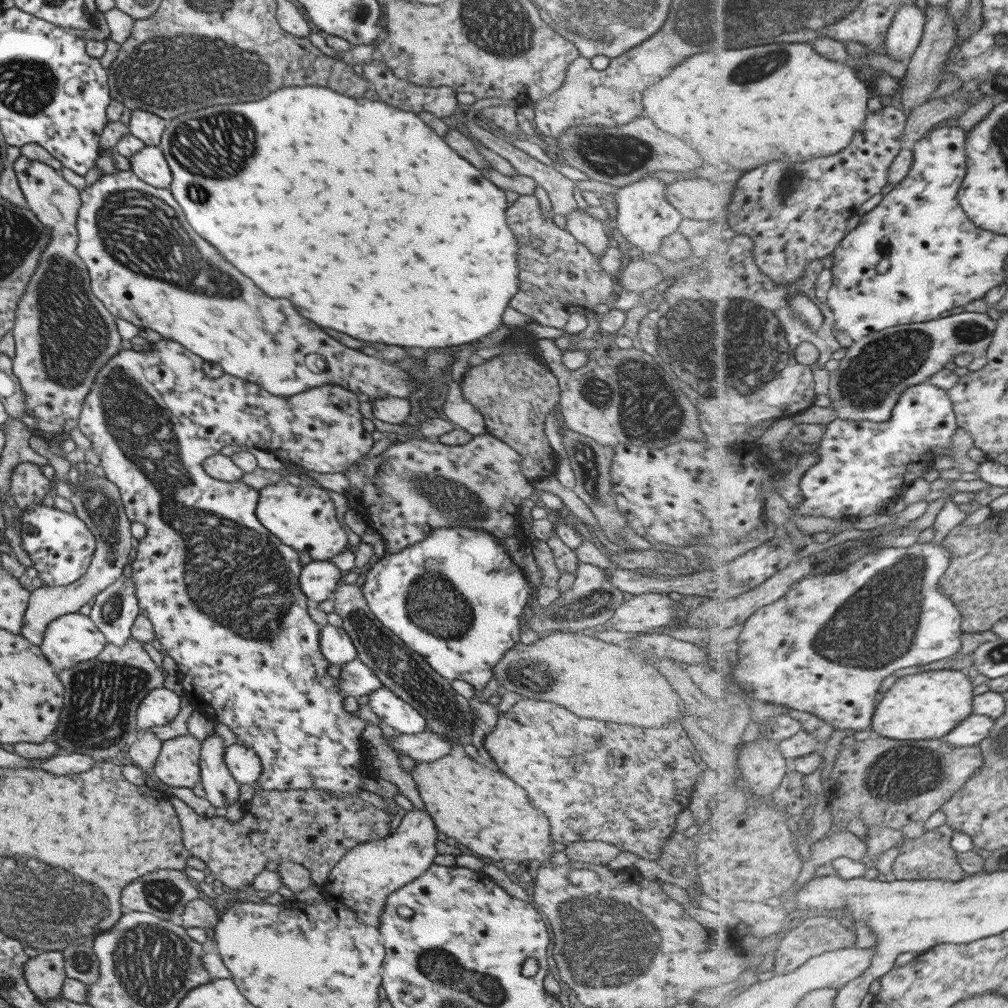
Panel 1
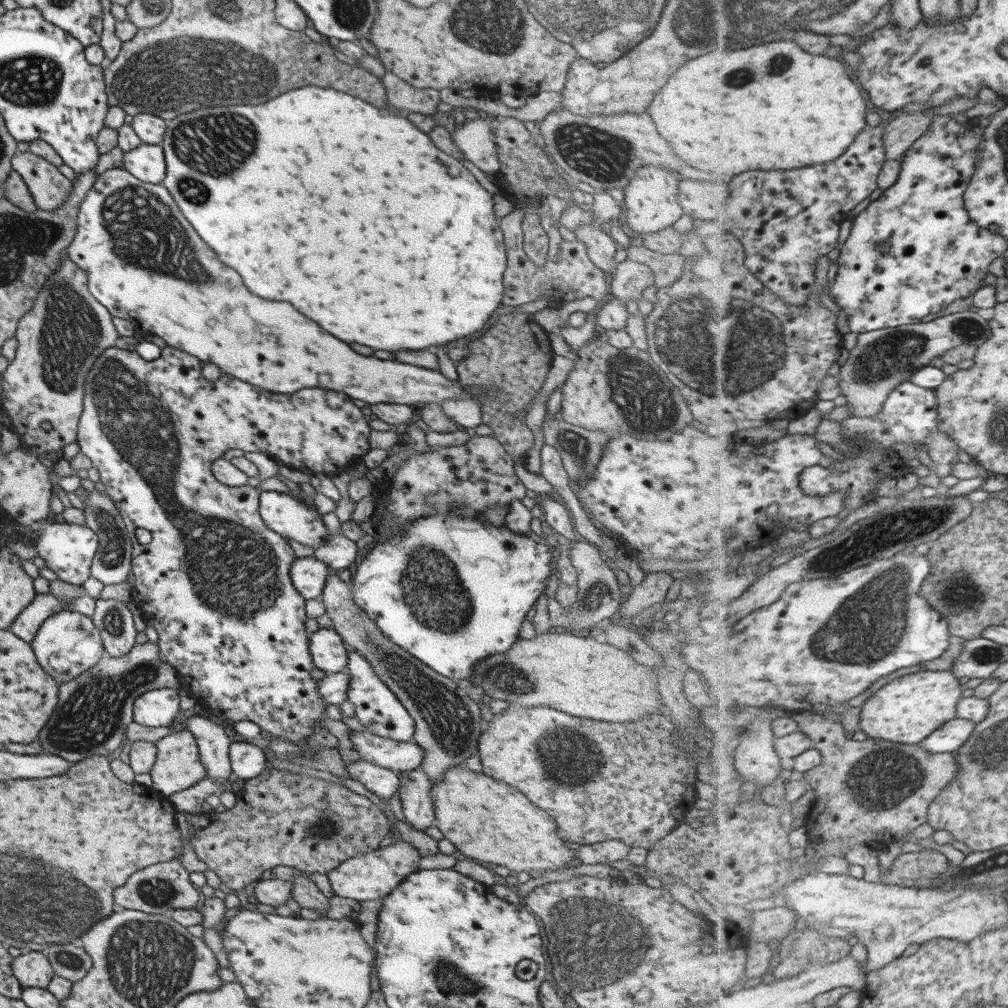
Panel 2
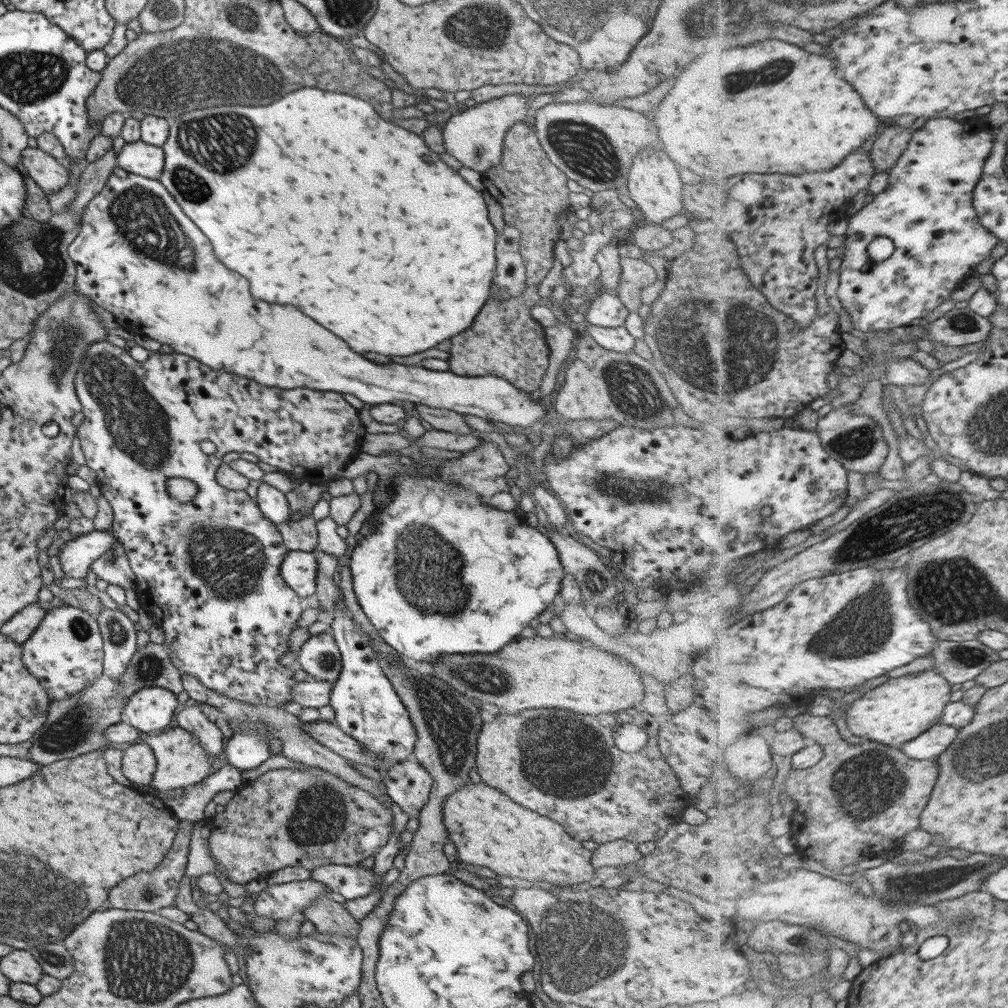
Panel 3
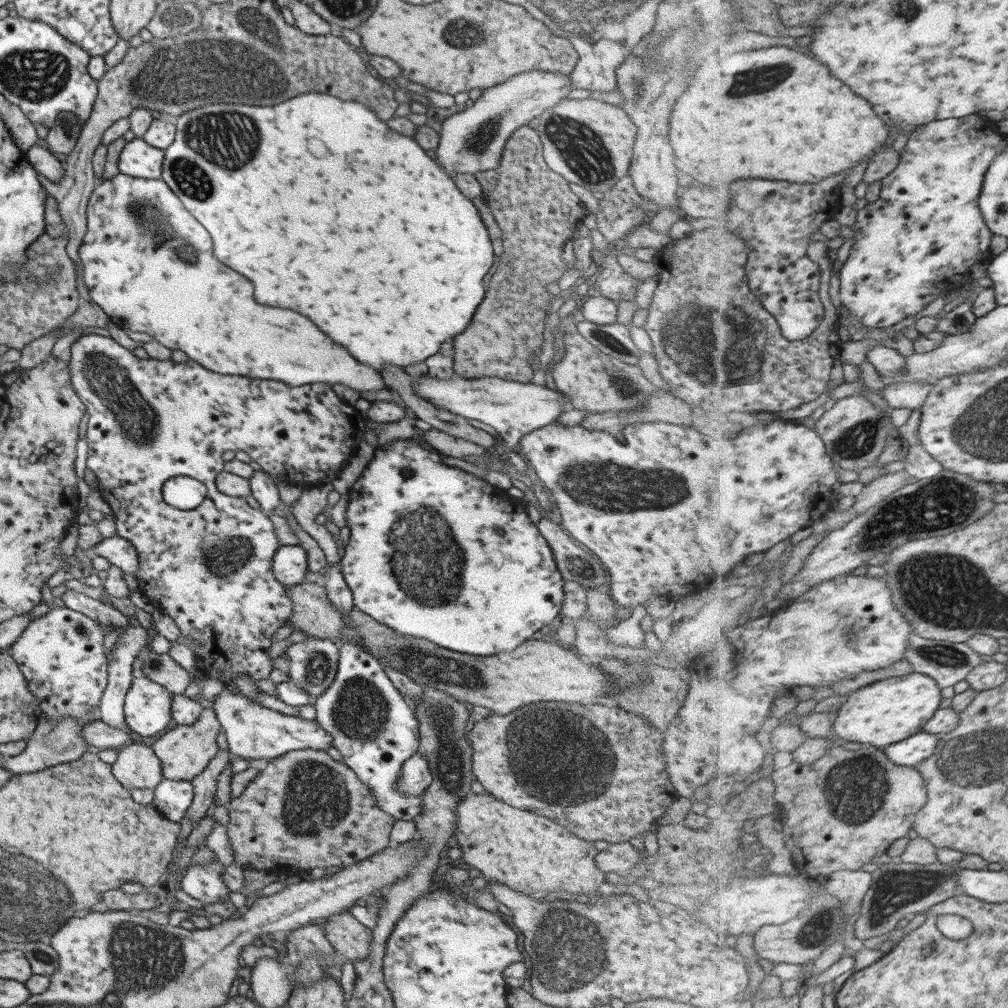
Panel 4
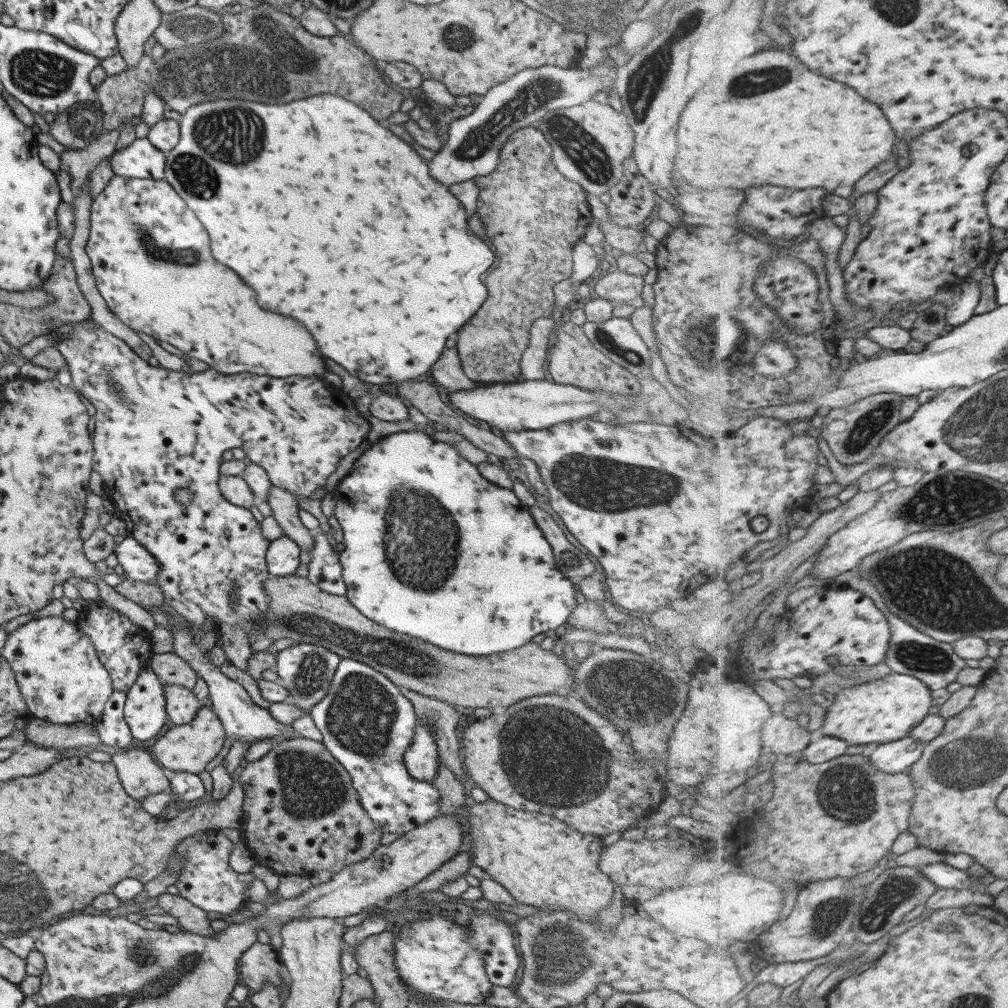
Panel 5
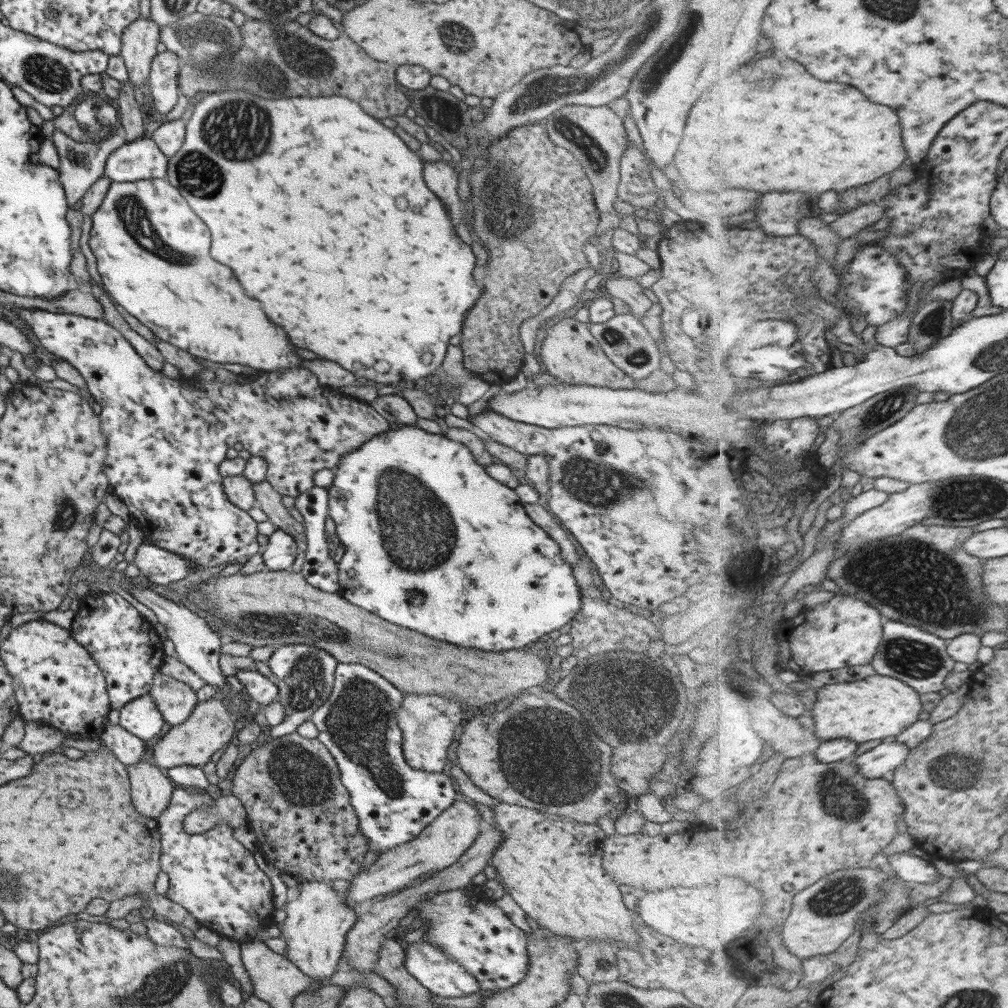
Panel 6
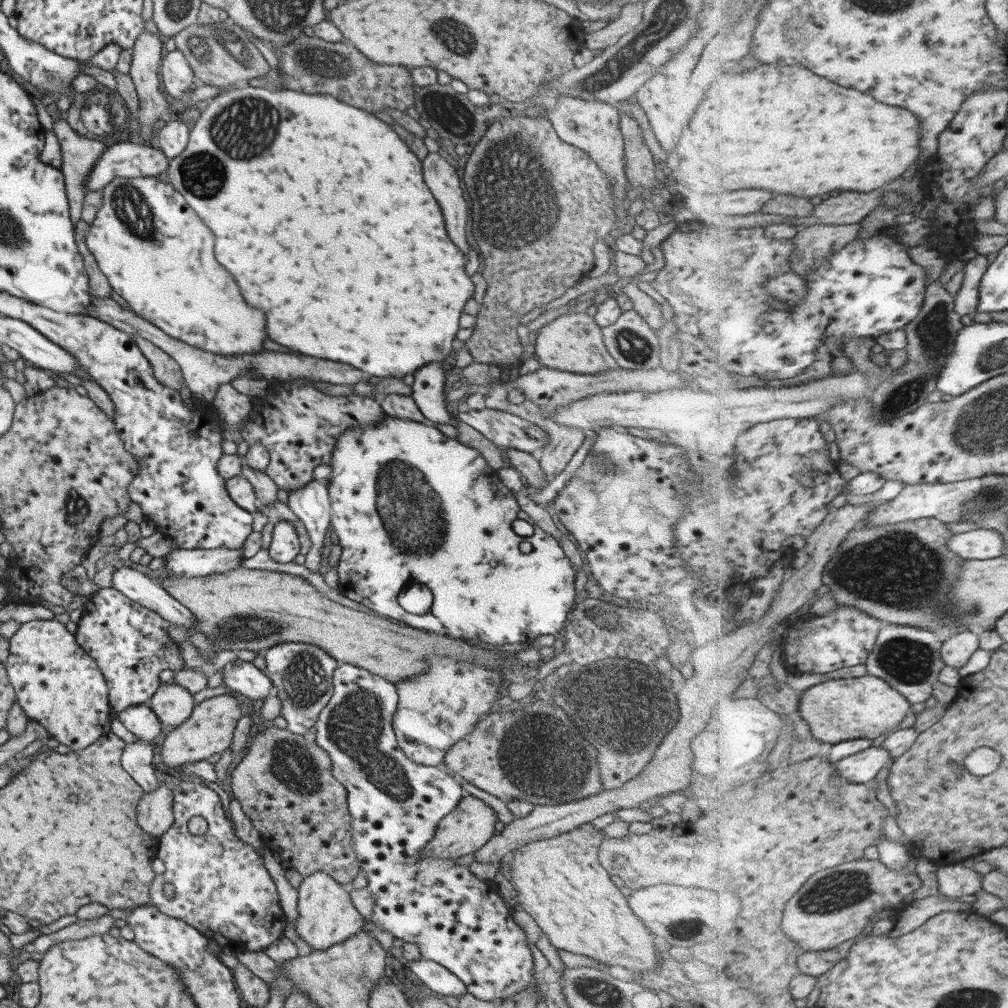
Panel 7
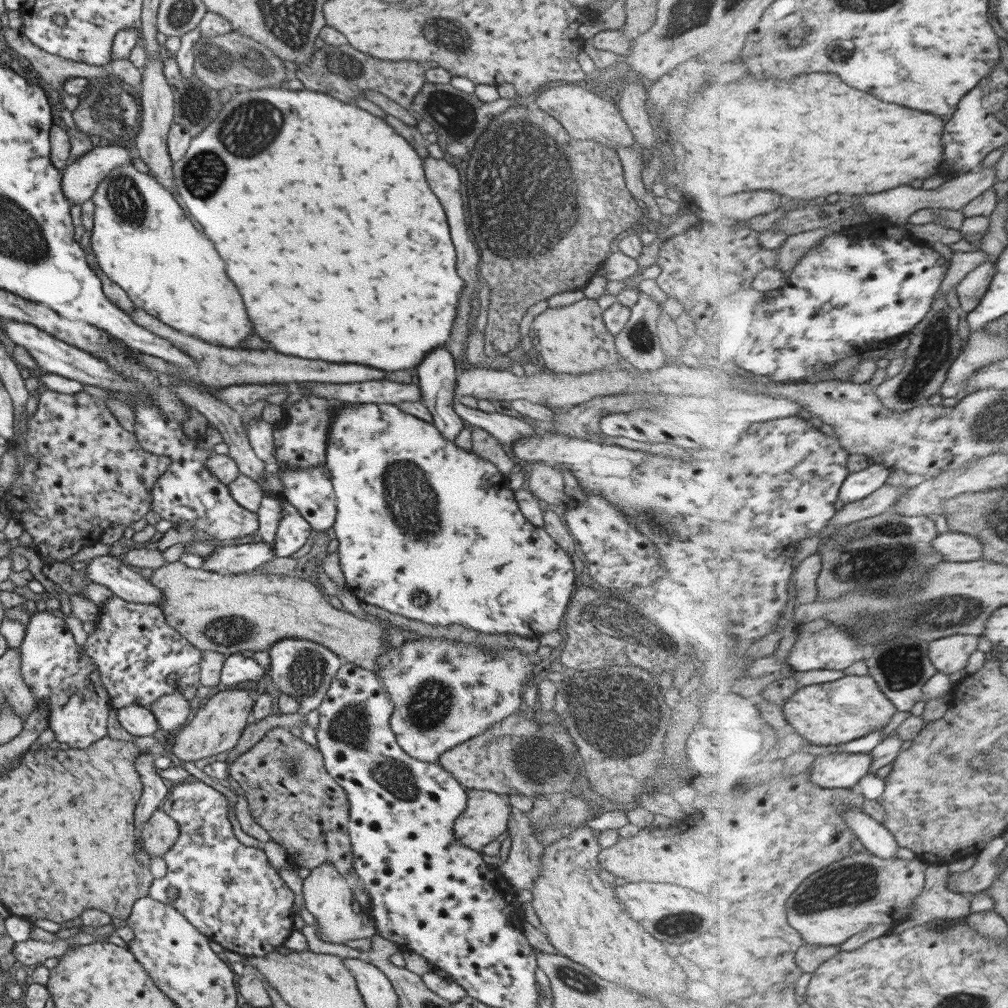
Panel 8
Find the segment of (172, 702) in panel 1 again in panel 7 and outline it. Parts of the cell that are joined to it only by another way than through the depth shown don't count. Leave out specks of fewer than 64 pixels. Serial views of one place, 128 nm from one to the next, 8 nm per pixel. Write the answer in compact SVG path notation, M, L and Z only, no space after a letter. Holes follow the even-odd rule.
M147 703L133 705L114 714L128 732L141 741L150 742L159 734L161 724Z

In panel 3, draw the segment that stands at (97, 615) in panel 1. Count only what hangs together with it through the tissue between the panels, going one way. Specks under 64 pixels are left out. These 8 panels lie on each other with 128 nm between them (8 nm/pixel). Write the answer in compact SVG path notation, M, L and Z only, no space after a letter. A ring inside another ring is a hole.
M103 606L96 623L102 638L102 674L118 680L139 647L135 644L137 625L119 609Z

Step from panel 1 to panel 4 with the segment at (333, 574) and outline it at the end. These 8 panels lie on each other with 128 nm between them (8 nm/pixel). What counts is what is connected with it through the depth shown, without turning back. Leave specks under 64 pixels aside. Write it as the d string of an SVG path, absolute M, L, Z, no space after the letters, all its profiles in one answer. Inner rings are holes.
M279 545L271 558L271 573L283 586L297 586L307 573L307 556L299 545Z

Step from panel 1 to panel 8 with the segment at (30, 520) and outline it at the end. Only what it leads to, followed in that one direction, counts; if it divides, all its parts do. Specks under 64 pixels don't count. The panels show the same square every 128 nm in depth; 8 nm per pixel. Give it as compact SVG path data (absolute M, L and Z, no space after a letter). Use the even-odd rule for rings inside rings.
M257 542L235 546L217 546L209 556L203 558L201 570L227 575L256 571L275 558L273 544Z

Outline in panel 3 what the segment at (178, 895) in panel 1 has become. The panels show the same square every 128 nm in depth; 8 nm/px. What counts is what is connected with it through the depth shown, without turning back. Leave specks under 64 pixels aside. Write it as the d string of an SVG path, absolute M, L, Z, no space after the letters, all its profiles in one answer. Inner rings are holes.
M179 819L171 848L165 853L155 871L149 872L149 874L145 874L145 872L143 874L135 874L135 876L119 882L117 888L113 888L109 892L109 896L107 896L109 908L155 913L160 908L171 907L176 897L178 883L185 870L188 844L194 823L194 821Z

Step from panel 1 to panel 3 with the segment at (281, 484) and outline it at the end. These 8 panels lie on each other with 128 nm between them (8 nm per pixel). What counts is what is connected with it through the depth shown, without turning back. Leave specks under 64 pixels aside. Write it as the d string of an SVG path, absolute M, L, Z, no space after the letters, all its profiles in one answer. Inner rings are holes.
M260 482L257 486L255 504L268 522L275 527L279 524L289 524L291 515L284 494L273 486Z

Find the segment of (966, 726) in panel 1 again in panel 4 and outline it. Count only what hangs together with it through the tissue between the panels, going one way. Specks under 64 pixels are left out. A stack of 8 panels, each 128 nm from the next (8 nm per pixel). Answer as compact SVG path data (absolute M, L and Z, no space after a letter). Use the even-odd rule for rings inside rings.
M923 730L901 742L887 745L885 752L891 762L901 766L918 766L927 760L938 747L942 734L931 734Z

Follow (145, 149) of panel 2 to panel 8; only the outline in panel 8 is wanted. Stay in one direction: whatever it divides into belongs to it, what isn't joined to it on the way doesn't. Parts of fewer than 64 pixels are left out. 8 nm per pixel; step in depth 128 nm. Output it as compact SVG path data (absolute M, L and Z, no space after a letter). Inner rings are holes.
M120 145L93 147L68 162L61 172L61 191L69 204L81 204L92 197L99 182L112 168L131 163L135 152Z

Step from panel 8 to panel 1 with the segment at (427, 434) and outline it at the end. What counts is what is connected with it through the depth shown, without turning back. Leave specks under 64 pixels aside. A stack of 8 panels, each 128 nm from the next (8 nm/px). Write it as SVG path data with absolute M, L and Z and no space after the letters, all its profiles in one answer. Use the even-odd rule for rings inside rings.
M439 527L423 541L395 554L385 553L365 574L360 590L371 614L409 649L416 652L435 672L451 680L463 680L477 692L493 675L493 666L503 653L520 641L522 611L533 587L513 564L503 543L483 530L465 527Z

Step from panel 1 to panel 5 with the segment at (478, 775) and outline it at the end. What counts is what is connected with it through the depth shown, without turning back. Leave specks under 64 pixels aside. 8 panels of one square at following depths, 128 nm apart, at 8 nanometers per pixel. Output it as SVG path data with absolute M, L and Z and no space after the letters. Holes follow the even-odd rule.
M488 799L477 804L469 801L469 828L471 836L470 862L479 866L485 877L498 882L517 902L529 904L539 910L560 910L579 920L597 918L601 910L611 904L614 884L598 869L603 842L597 835L572 829L558 818L537 811L515 810Z

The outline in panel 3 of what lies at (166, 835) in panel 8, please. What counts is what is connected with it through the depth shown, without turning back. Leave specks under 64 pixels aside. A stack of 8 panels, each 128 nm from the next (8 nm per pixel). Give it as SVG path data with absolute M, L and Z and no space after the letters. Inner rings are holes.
M135 742L122 751L120 774L134 786L150 786L156 769L156 760L152 750L144 742Z

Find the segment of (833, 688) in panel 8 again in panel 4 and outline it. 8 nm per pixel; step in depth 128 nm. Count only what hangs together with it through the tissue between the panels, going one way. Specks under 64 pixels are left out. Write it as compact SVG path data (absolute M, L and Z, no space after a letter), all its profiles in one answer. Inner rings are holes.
M920 673L897 676L869 684L865 688L849 693L847 700L839 706L839 712L834 722L834 731L843 741L875 744L875 746L892 745L914 734L921 733L924 726L934 717L941 706L941 687L935 679Z

